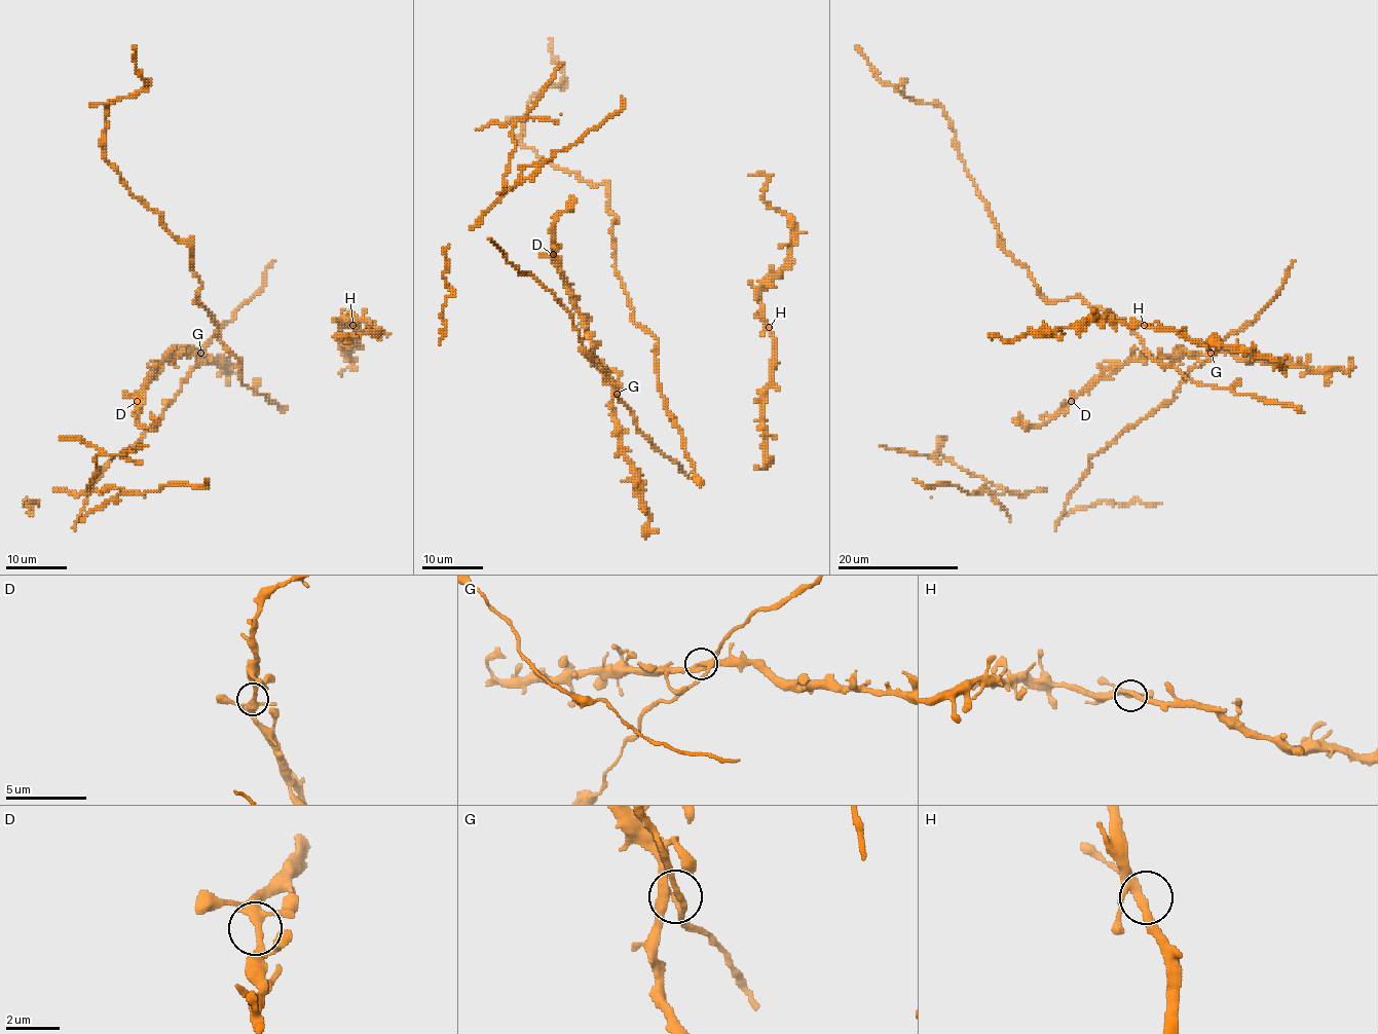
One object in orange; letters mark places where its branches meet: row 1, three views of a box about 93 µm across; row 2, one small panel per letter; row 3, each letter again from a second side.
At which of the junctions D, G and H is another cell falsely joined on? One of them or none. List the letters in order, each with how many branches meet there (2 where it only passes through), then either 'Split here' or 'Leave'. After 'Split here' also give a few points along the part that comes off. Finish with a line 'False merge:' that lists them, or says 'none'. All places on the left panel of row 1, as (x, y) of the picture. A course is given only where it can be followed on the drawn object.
D: Branches: 4. Leave
G: Branches: 4. Split here
H: Branches: 3. Leave
False merge: G

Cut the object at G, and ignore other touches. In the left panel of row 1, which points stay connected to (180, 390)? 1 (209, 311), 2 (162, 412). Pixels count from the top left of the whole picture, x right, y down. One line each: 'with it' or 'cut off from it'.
1: cut off from it
2: with it

